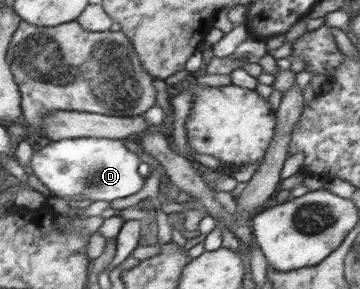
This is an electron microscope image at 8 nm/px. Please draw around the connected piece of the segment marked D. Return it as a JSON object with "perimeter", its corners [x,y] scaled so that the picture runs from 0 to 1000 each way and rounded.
{"perimeter":[[[236,471],[222,481],[139,491],[119,505],[89,533],[81,588],[147,678],[208,709],[239,689],[306,699],[383,668],[403,626],[400,602],[386,592],[392,564],[389,533],[361,522],[333,481]]]}

